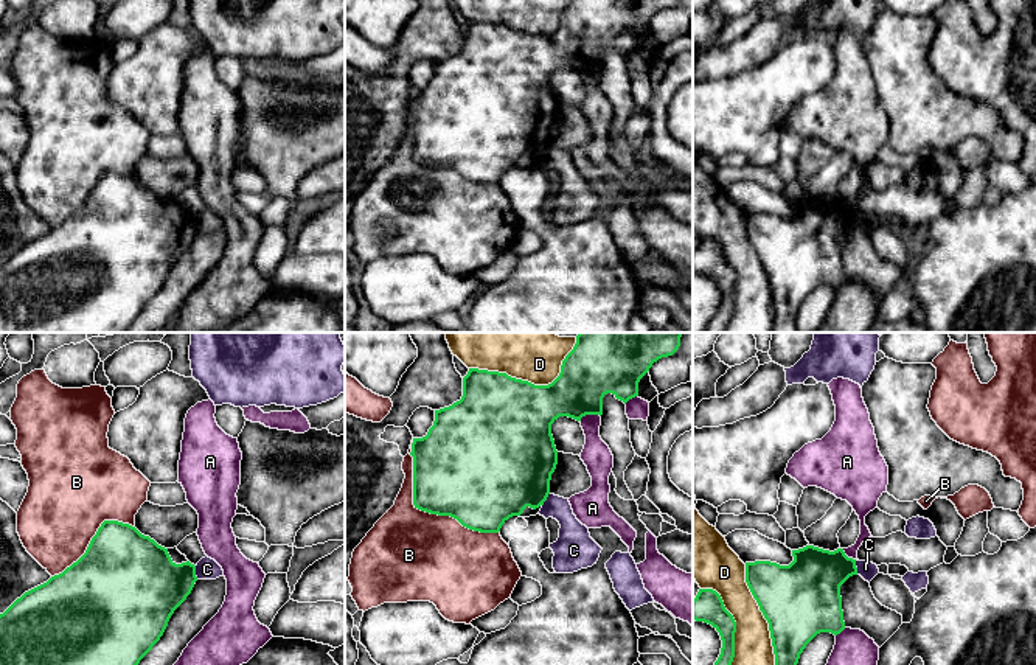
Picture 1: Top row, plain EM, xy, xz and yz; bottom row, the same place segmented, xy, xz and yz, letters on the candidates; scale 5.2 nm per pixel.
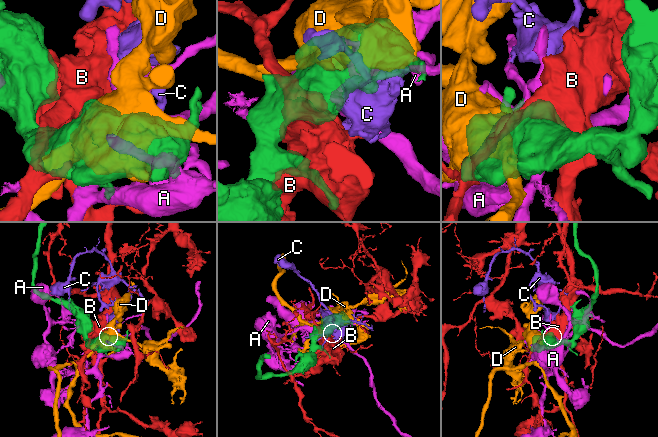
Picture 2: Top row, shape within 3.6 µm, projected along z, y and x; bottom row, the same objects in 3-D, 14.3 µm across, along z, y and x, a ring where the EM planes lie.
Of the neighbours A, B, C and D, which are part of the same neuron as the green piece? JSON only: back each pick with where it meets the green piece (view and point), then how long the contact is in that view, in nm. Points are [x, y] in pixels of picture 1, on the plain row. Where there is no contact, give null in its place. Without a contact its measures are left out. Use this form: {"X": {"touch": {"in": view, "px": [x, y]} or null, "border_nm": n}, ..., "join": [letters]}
{"join": []}

